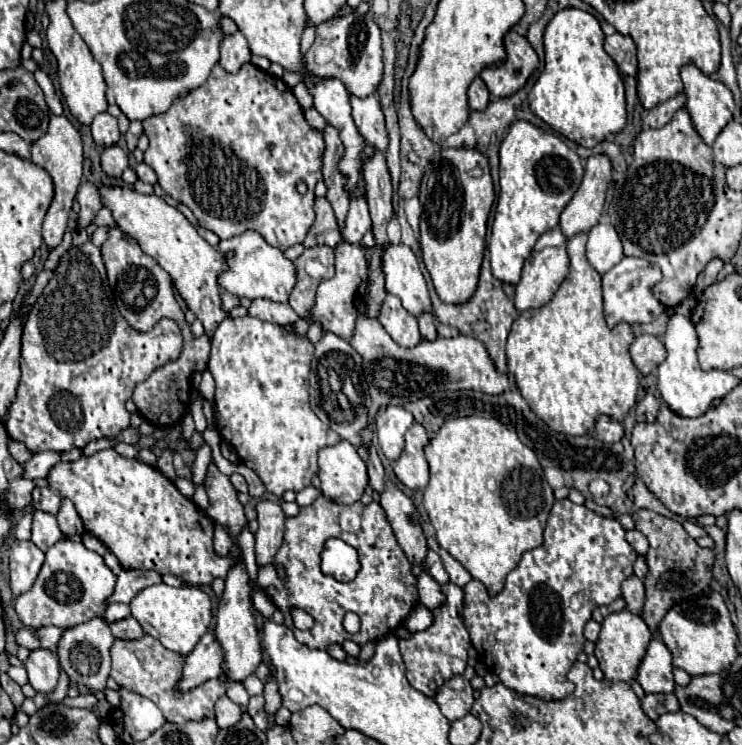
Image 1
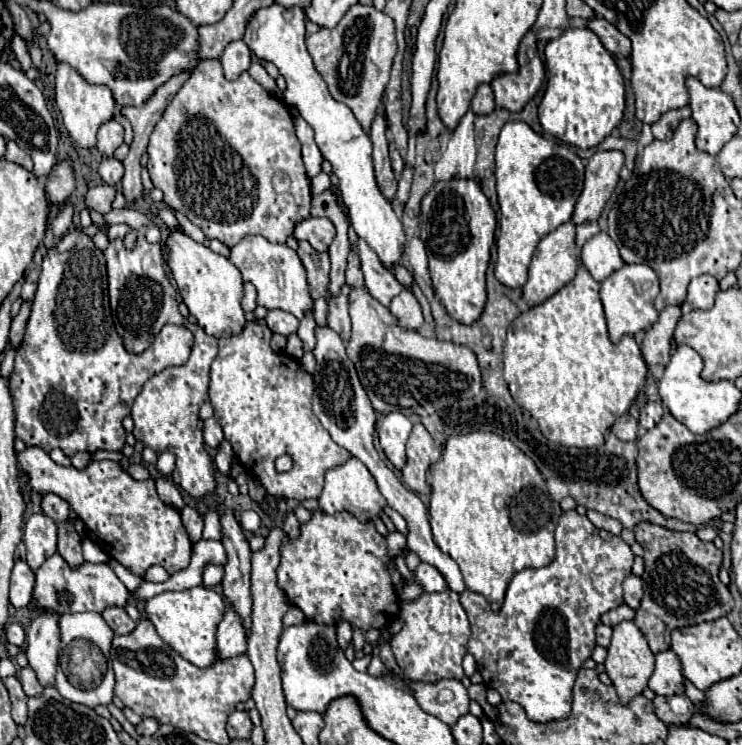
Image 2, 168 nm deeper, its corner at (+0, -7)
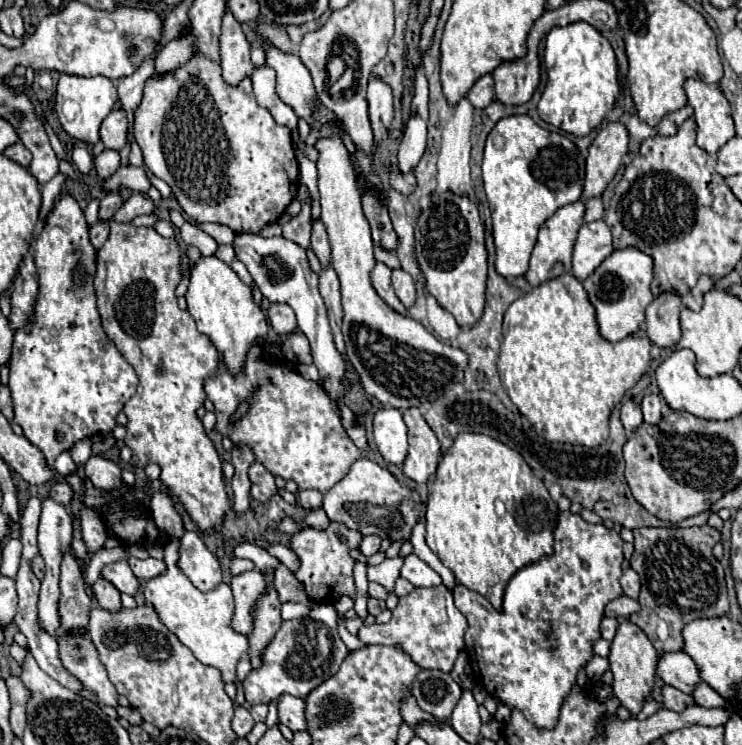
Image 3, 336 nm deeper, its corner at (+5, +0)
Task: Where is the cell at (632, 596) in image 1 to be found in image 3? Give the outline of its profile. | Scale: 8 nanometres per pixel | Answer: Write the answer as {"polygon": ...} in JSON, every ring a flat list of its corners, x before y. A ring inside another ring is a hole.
{"polygon":[[626,569,620,577,620,585,624,595,628,595,630,599,638,599,638,591,640,591,640,577,636,575,634,569]]}

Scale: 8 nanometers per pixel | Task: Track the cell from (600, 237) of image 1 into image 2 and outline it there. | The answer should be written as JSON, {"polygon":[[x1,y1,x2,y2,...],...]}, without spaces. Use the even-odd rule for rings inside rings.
{"polygon":[[599,232,591,240,583,244,581,250,581,264,589,270,589,274,601,282,615,270,623,266,623,260,619,256,617,244,609,238,607,232]]}

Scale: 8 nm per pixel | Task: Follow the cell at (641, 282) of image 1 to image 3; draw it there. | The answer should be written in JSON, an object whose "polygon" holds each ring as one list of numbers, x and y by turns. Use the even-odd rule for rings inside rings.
{"polygon":[[634,247,614,251,586,281,584,289,596,309,596,321,600,335,608,341,620,341,640,329,644,323,644,311,652,303,650,293,652,281,652,259]]}

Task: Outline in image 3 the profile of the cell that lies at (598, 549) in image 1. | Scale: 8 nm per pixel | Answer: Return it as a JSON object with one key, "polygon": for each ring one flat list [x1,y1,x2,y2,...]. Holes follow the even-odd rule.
{"polygon":[[562,511,554,529,554,553,522,567,512,575,506,585,500,611,496,611,484,595,470,591,464,585,456,585,452,589,454,605,468,619,466,653,476,681,504,705,522,711,522,715,536,727,552,729,556,725,562,701,576,683,578,671,594,655,592,645,600,639,598,627,604,617,604,607,608,601,622,595,618,583,624,561,622,545,624,541,614,529,588,523,582,519,582,515]]}

